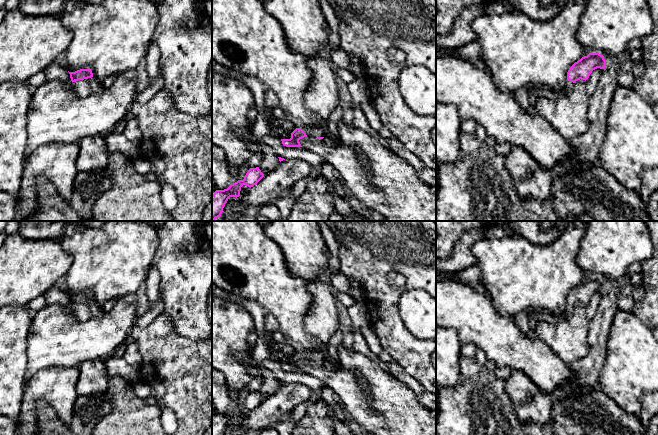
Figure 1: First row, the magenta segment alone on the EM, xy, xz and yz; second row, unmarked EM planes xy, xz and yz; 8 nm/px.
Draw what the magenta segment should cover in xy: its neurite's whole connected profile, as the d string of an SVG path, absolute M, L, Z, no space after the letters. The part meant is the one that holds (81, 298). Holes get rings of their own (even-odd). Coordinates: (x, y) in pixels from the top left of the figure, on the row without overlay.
M90 292L69 296L69 298L73 306L73 315L80 321L86 321L104 313L101 306L93 300Z

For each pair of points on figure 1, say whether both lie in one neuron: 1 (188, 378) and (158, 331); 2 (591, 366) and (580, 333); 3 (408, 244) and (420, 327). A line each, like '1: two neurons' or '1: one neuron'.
1: one neuron
2: two neurons
3: two neurons

